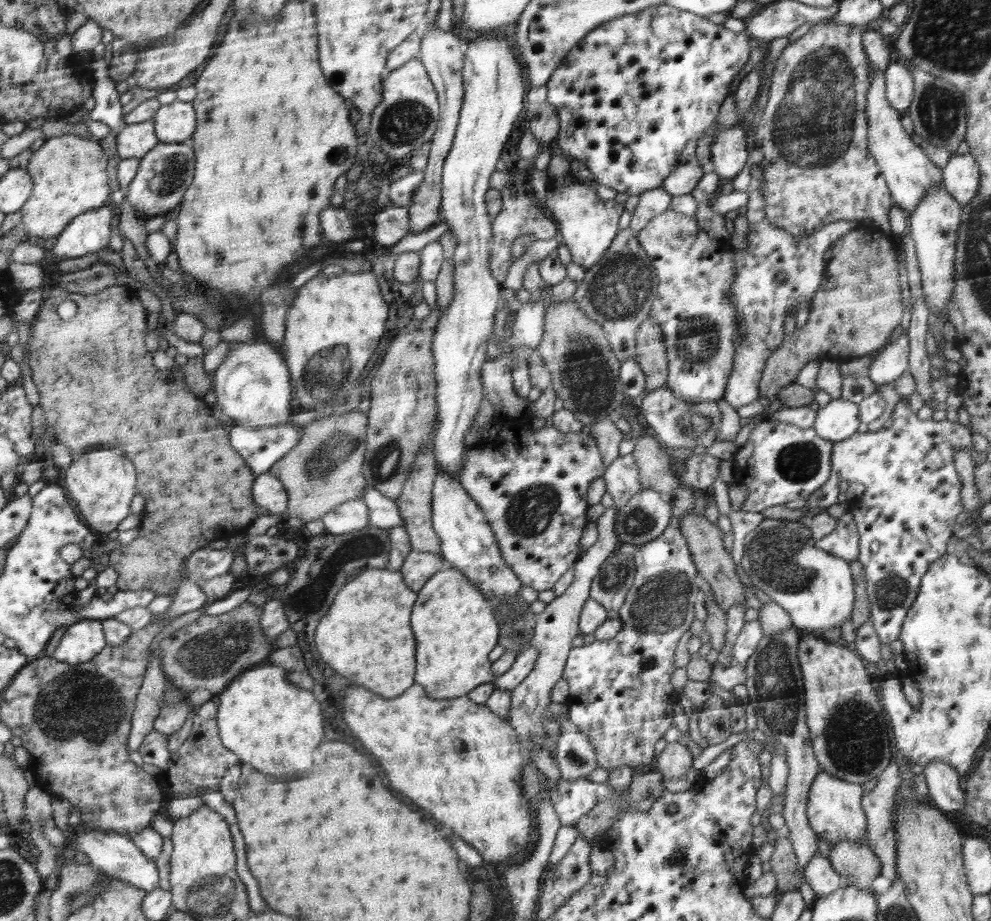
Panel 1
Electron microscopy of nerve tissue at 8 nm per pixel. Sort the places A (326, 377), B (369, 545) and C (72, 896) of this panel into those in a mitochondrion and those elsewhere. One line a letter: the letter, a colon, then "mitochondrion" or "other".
A: mitochondrion
B: mitochondrion
C: mitochondrion

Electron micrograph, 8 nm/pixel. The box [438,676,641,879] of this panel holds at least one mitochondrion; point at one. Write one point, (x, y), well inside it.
(576, 759)

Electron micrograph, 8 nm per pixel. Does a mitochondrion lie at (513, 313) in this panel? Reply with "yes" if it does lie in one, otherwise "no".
no

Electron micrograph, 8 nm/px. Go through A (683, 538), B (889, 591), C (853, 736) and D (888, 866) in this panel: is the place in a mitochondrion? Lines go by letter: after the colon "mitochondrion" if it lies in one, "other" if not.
A: other
B: mitochondrion
C: mitochondrion
D: other

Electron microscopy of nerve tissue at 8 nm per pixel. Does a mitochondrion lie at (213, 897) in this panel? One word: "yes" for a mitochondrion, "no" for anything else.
yes

